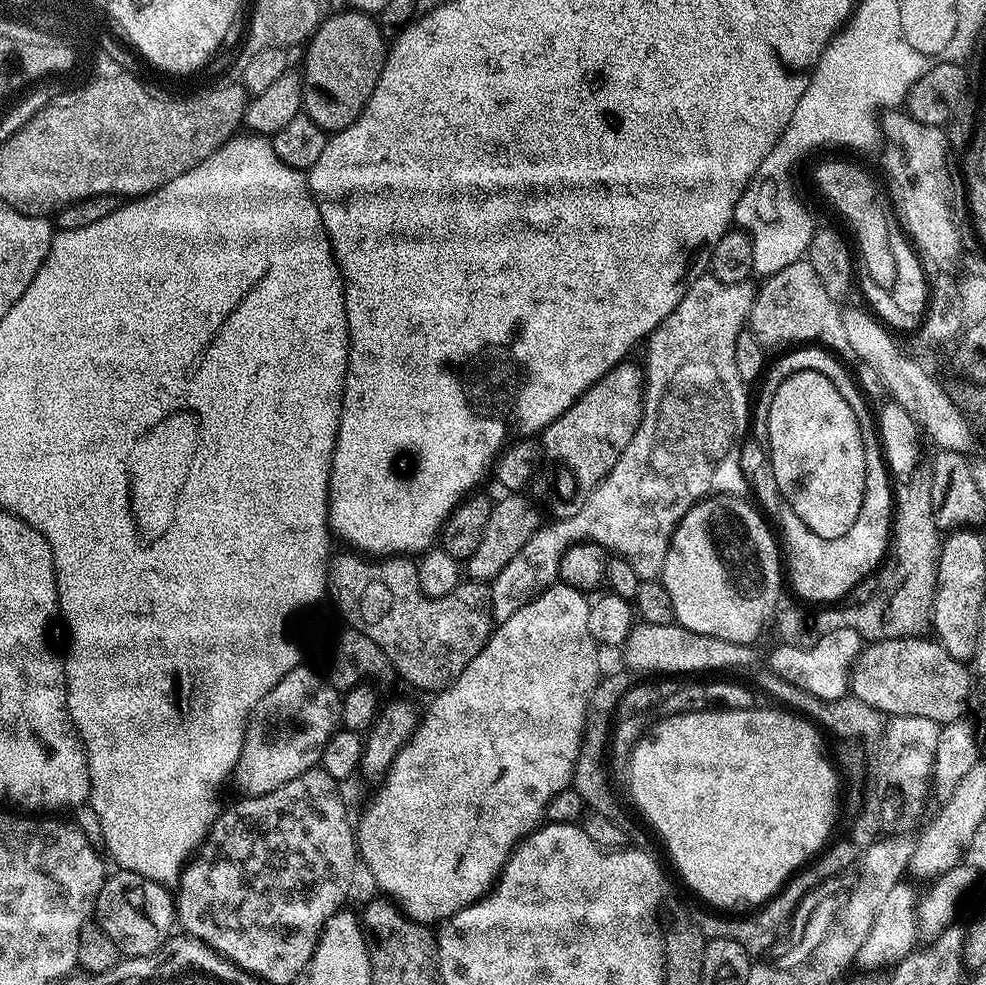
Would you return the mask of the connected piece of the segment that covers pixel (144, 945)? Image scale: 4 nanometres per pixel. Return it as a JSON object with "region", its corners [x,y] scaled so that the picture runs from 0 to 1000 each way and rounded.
{"region":[[[118,883],[105,894],[97,913],[96,937],[112,951],[116,960],[130,973],[151,971],[161,964],[175,949],[176,910],[167,898],[156,895],[144,887]]]}

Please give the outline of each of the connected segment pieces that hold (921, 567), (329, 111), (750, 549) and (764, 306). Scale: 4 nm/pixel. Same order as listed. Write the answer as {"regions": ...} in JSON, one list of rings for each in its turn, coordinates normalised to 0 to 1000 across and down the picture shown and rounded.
{"regions":[[[[929,483],[929,487],[916,488],[907,506],[903,545],[903,560],[904,563],[909,563],[909,574],[906,575],[901,590],[881,609],[873,611],[872,621],[858,622],[855,632],[859,637],[865,638],[876,652],[936,647],[942,641],[945,631],[945,612],[949,602],[954,551],[955,541],[949,535],[947,522],[941,524],[941,483]]],[[[348,11],[329,19],[325,29],[311,42],[312,54],[308,57],[306,68],[307,115],[323,124],[328,134],[334,136],[355,128],[367,116],[375,95],[379,95],[379,87],[389,70],[391,56],[386,25],[381,25],[377,21],[380,19],[372,12]]],[[[720,504],[716,508],[709,508],[694,523],[690,533],[686,535],[686,541],[682,543],[671,591],[680,603],[680,611],[684,611],[686,632],[708,644],[759,656],[762,655],[762,650],[770,648],[775,632],[784,628],[792,612],[793,560],[780,529],[757,509],[758,507],[748,504]]],[[[818,262],[809,266],[801,266],[801,270],[796,270],[793,274],[789,274],[783,280],[778,281],[774,285],[775,289],[770,289],[767,305],[763,309],[763,314],[759,320],[758,332],[769,343],[769,347],[774,349],[776,354],[783,353],[794,354],[796,351],[815,351],[820,347],[828,347],[832,338],[837,336],[835,313],[838,302],[838,290],[834,286],[834,282],[830,282],[830,274],[826,274],[826,270]]]]}

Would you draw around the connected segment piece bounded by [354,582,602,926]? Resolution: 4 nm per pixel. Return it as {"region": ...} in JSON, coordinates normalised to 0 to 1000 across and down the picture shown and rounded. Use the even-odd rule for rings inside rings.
{"region":[[[565,591],[543,605],[537,613],[517,623],[517,627],[506,630],[495,651],[489,656],[489,660],[473,676],[473,680],[469,680],[469,684],[465,684],[465,688],[453,698],[441,704],[435,710],[438,712],[425,728],[418,747],[406,759],[406,763],[399,769],[398,776],[388,785],[389,793],[386,794],[385,801],[378,806],[373,821],[366,826],[365,837],[363,832],[360,838],[361,860],[368,880],[369,877],[373,880],[378,895],[390,906],[386,907],[397,912],[401,920],[416,933],[433,940],[442,940],[494,910],[507,892],[511,877],[522,865],[523,858],[539,845],[544,844],[546,838],[553,831],[558,810],[562,810],[562,806],[566,806],[581,795],[584,776],[590,768],[588,761],[590,762],[593,734],[598,726],[598,712],[611,687],[609,666],[604,663],[606,653],[599,646],[595,635],[597,614],[598,609],[593,602]]]}

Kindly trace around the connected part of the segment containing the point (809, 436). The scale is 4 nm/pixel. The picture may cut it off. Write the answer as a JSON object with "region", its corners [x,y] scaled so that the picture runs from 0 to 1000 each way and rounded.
{"region":[[[835,377],[810,378],[787,393],[779,417],[778,454],[783,454],[781,470],[783,480],[789,489],[789,497],[795,508],[817,530],[826,542],[834,546],[854,546],[870,526],[874,518],[874,506],[878,493],[878,461],[874,449],[874,437],[866,416],[850,400],[846,388],[838,384]]]}

